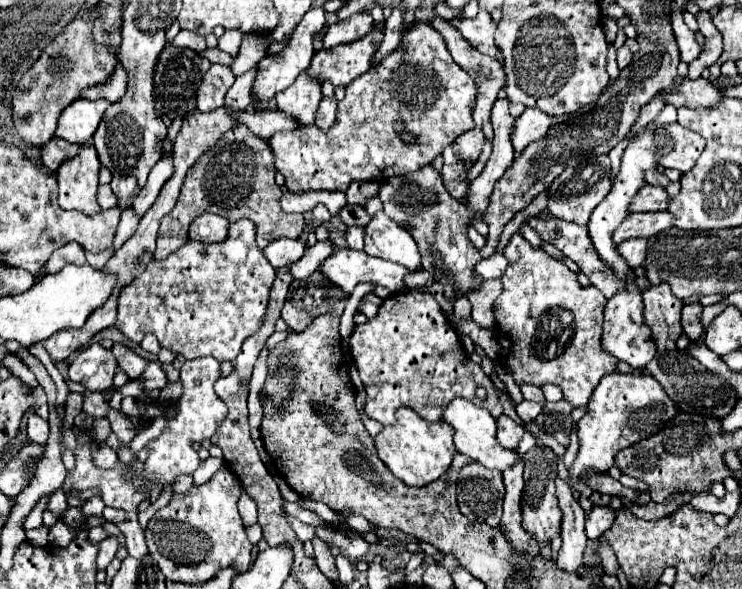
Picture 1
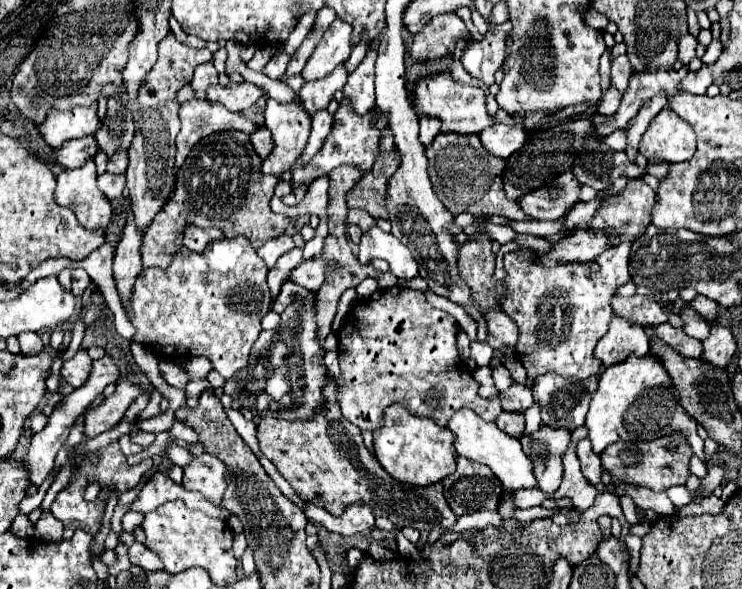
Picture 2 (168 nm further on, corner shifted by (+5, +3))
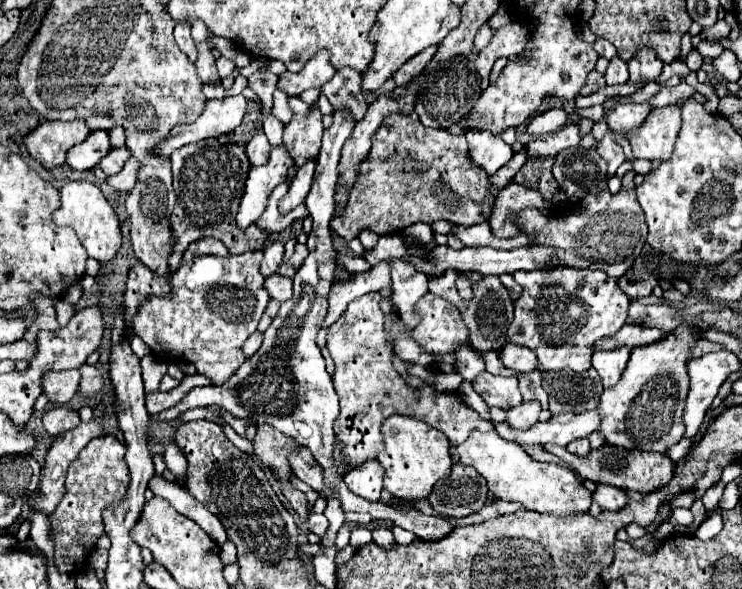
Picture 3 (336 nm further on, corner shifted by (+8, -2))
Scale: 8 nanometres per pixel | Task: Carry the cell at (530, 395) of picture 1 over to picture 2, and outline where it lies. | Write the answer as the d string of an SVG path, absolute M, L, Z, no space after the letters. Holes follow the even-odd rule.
M499 366L493 370L493 380L495 380L495 386L503 392L505 388L509 388L509 384L513 384L513 378L509 374L509 370L505 366Z

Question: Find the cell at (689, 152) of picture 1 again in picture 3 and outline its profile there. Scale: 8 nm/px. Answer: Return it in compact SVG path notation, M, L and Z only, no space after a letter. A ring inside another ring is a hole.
M676 105L654 109L646 121L628 133L632 153L636 159L668 161L680 129L680 109Z

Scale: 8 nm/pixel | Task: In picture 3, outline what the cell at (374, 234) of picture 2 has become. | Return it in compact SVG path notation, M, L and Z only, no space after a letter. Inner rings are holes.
M394 259L390 263L392 263L392 289L394 289L392 303L398 305L406 329L412 331L414 325L418 325L416 303L428 293L428 277L418 273L404 259Z

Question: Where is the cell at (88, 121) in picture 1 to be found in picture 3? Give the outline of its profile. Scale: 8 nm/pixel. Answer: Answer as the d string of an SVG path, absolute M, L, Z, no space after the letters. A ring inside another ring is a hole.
M46 121L24 137L26 149L32 159L54 169L66 163L66 153L72 145L82 143L90 135L86 123L80 121Z

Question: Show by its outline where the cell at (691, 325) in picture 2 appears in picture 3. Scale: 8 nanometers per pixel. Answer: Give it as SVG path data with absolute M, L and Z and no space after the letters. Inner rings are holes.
M698 341L696 345L694 345L694 353L692 353L692 357L702 357L702 355L706 355L706 353L712 353L712 351L720 351L720 349L724 349L722 345L714 345L712 341Z

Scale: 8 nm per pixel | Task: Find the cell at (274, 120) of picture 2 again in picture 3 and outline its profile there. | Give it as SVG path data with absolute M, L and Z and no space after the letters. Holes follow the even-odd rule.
M272 147L270 161L262 167L252 167L246 179L244 195L240 201L240 209L236 213L238 229L246 229L248 225L256 223L256 219L264 213L268 205L268 197L272 195L274 187L288 179L288 169L294 165L292 157L288 155L286 147Z

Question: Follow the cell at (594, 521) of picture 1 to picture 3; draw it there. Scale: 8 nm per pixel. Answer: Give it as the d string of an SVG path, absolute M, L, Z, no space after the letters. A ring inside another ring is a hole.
M600 483L594 491L594 501L598 501L598 505L604 511L618 511L628 503L628 497L626 497L626 489Z

